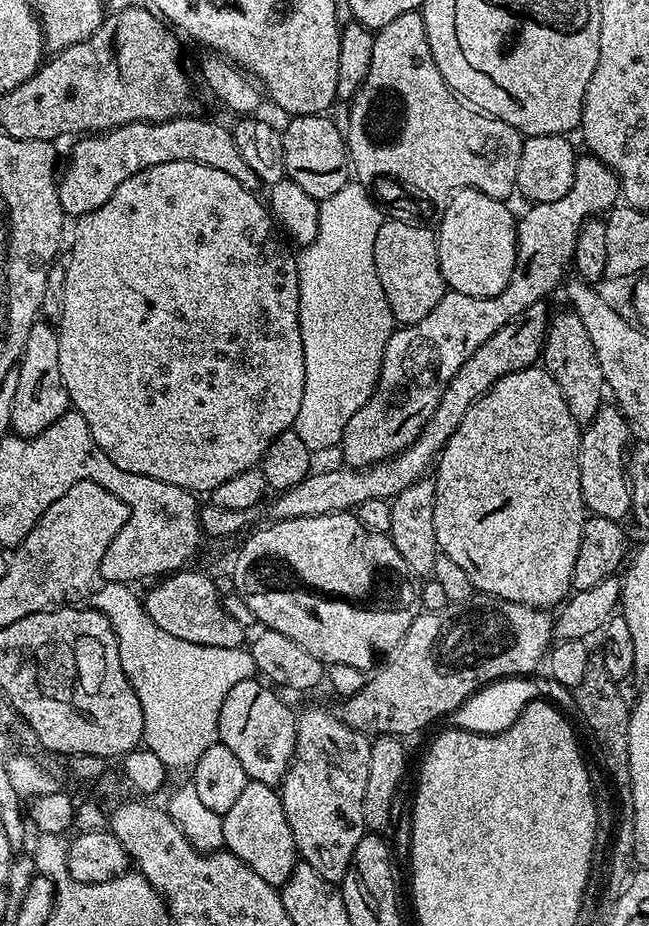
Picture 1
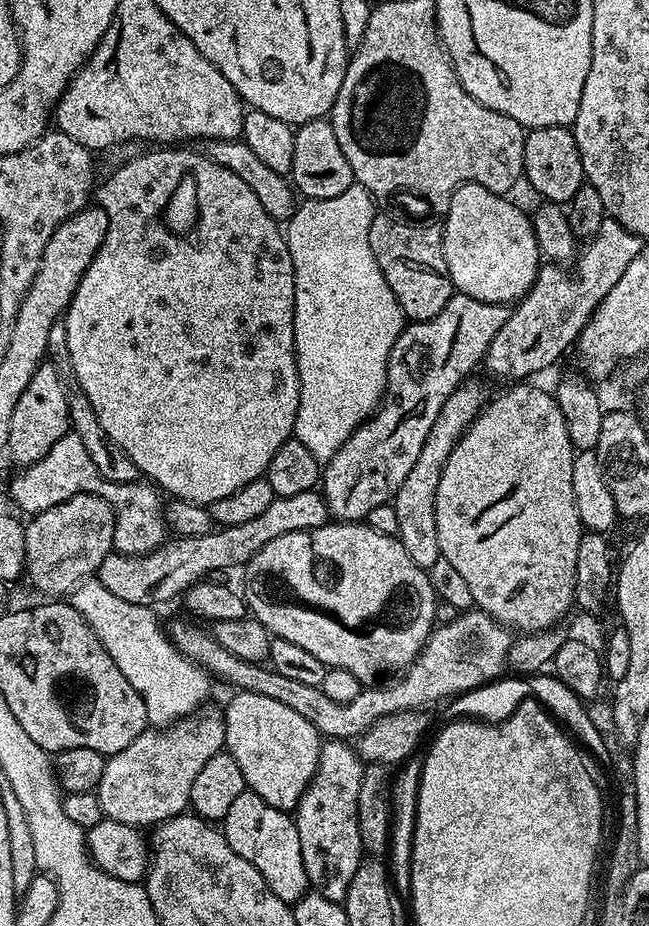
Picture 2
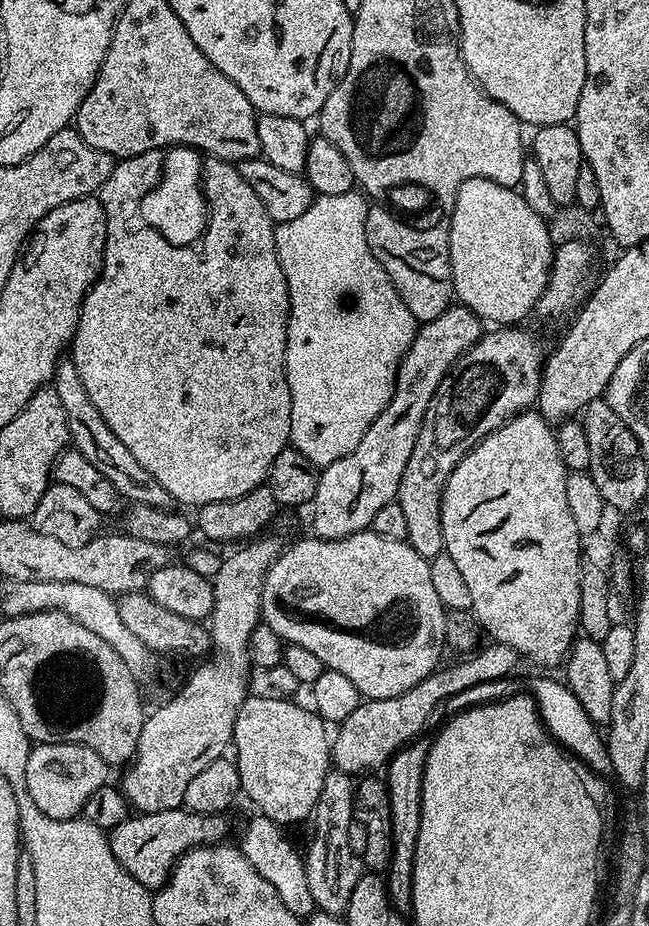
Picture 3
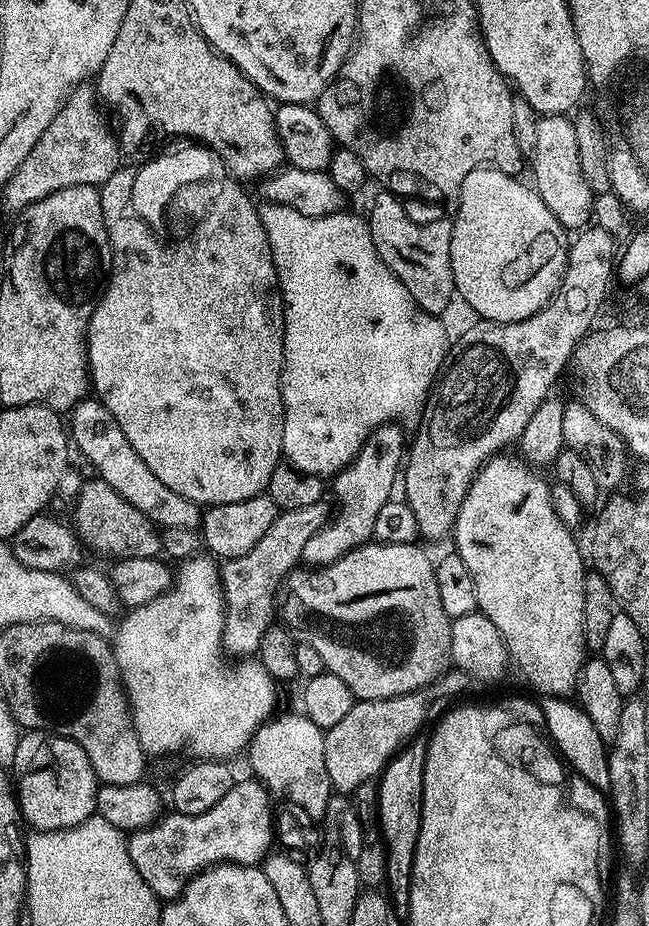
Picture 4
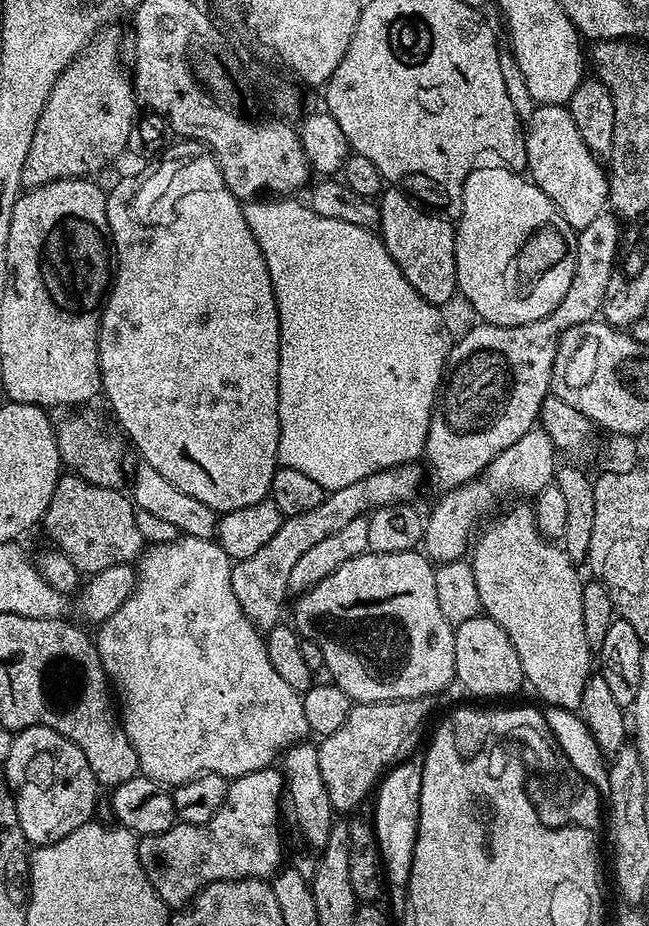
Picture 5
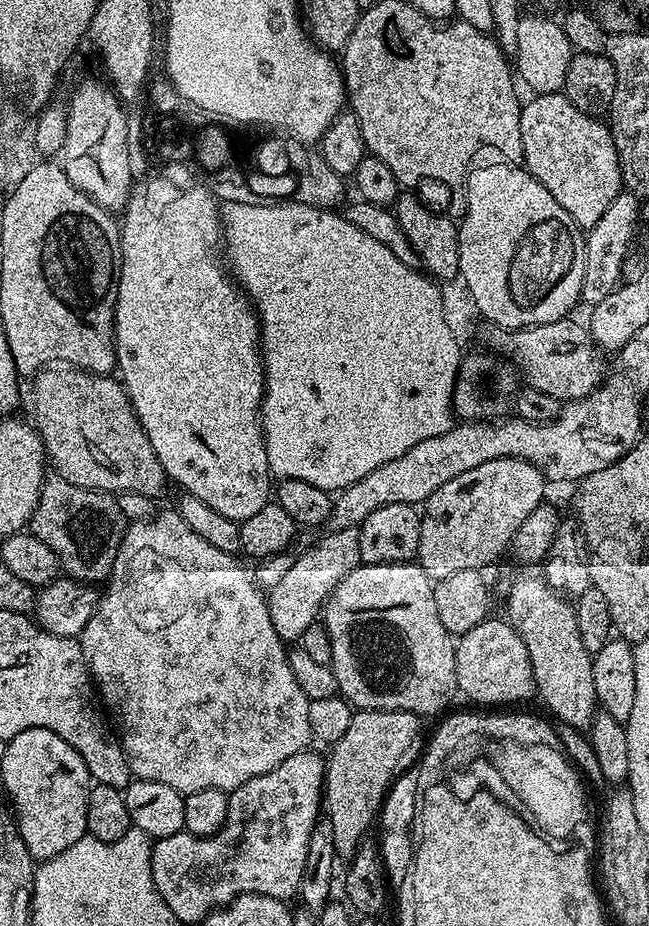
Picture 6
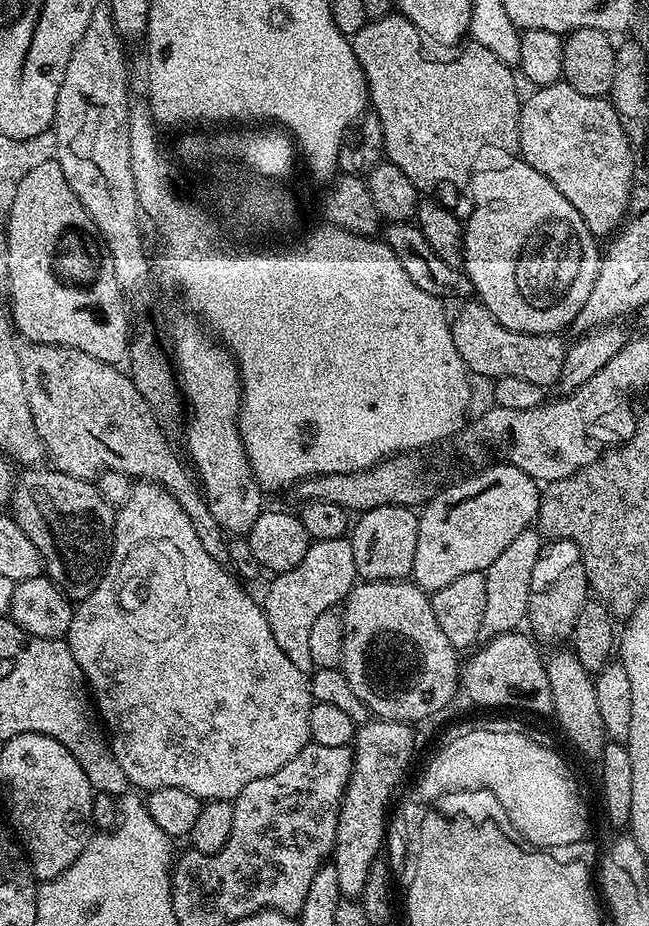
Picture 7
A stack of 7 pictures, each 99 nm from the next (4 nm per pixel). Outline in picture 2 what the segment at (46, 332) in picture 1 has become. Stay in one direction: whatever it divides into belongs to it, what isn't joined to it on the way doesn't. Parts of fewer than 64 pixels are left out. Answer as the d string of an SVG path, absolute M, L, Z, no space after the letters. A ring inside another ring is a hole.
M45 362L34 370L34 378L26 390L22 390L22 398L14 406L14 414L10 418L8 431L8 447L6 455L16 463L16 466L27 466L38 462L70 430L68 423L68 389L60 372L51 362Z

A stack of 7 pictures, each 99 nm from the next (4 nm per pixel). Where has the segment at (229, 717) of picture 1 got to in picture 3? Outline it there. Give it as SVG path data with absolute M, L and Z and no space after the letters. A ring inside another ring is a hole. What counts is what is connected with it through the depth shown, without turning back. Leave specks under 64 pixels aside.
M249 695L234 722L231 747L236 748L234 763L240 775L243 795L252 796L256 788L268 788L268 805L262 808L263 815L273 818L280 816L311 817L316 810L318 794L326 782L332 764L330 732L325 721L316 715L311 707L303 708L292 700L279 700L276 696Z

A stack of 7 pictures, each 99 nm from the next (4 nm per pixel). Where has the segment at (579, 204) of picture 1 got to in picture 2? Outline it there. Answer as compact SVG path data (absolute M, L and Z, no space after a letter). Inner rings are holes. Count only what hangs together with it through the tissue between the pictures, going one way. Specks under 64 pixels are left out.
M454 294L446 302L446 306L442 306L442 310L438 310L438 314L434 314L434 318L429 320L417 320L409 323L404 329L404 333L398 338L398 342L394 342L394 346L390 350L390 358L388 359L388 373L386 374L386 387L384 387L384 399L381 400L379 408L354 430L354 434L350 434L350 438L346 438L346 442L342 446L342 450L338 450L338 454L334 454L334 458L327 461L322 468L322 495L326 506L328 507L328 515L336 522L360 522L368 517L370 510L374 510L374 506L382 506L389 503L395 496L398 486L402 486L402 482L406 478L406 474L410 474L410 470L414 466L414 461L418 459L418 453L422 451L422 446L426 443L426 434L430 434L430 426L434 426L434 418L438 418L438 410L442 410L442 406L446 402L446 398L450 394L454 394L454 390L463 384L465 380L473 375L475 368L481 367L486 350L490 346L490 342L494 342L494 334L498 334L498 330L502 330L502 326L506 326L506 318L510 311L507 304L487 304L478 298L470 298L469 296L461 296Z

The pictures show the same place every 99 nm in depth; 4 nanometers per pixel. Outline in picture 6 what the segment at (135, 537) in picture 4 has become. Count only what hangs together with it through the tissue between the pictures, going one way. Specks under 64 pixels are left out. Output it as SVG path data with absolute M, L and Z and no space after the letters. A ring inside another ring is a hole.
M55 474L45 479L38 506L30 521L32 535L46 542L50 550L54 550L63 575L91 585L95 585L96 580L107 581L125 527L126 519L115 495L74 486L66 482L66 478Z

